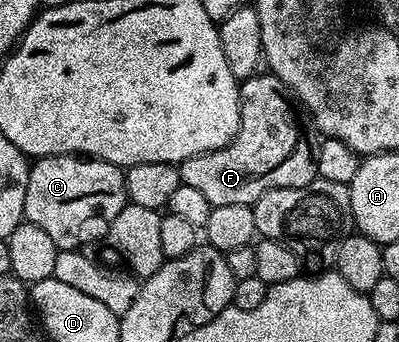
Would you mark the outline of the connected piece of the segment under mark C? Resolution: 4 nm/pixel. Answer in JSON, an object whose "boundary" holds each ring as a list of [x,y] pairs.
{"boundary":[[[53,154],[31,165],[28,192],[24,192],[24,218],[44,228],[59,250],[86,248],[97,238],[105,239],[112,220],[127,205],[126,176],[121,166],[72,154]]]}

